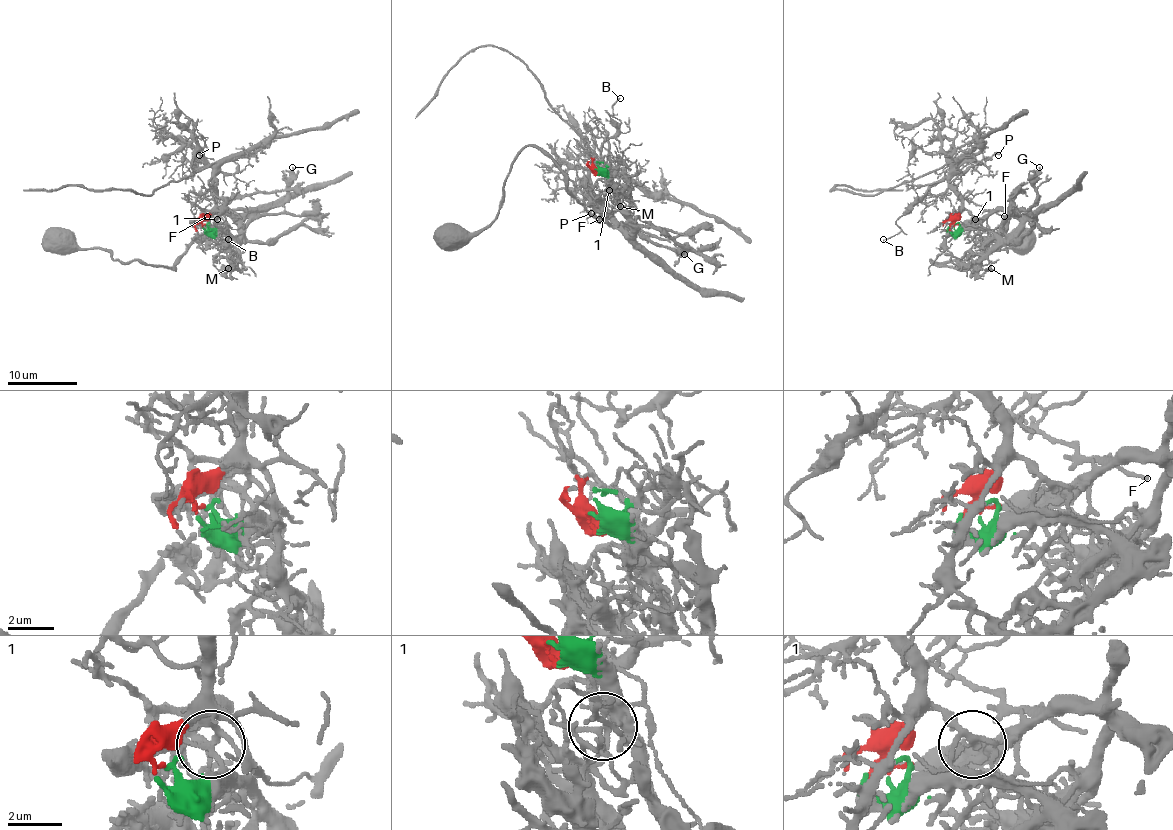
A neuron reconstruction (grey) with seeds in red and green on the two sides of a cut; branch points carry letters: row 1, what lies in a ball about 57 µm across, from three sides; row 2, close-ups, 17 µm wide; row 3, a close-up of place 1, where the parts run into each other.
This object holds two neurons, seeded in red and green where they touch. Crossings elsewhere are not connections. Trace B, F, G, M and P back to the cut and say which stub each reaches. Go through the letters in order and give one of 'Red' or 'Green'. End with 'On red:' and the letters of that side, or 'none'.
B: Red
F: Green
G: Green
M: Green
P: Red
On red: B, P

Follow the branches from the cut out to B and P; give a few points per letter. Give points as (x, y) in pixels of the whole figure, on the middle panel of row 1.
B: (594, 168), (608, 175), (601, 146), (617, 132), (617, 123), (606, 111), (611, 116), (613, 105), (620, 98)
P: (594, 168), (608, 175), (604, 165), (590, 172), (587, 196), (594, 207), (590, 214)

